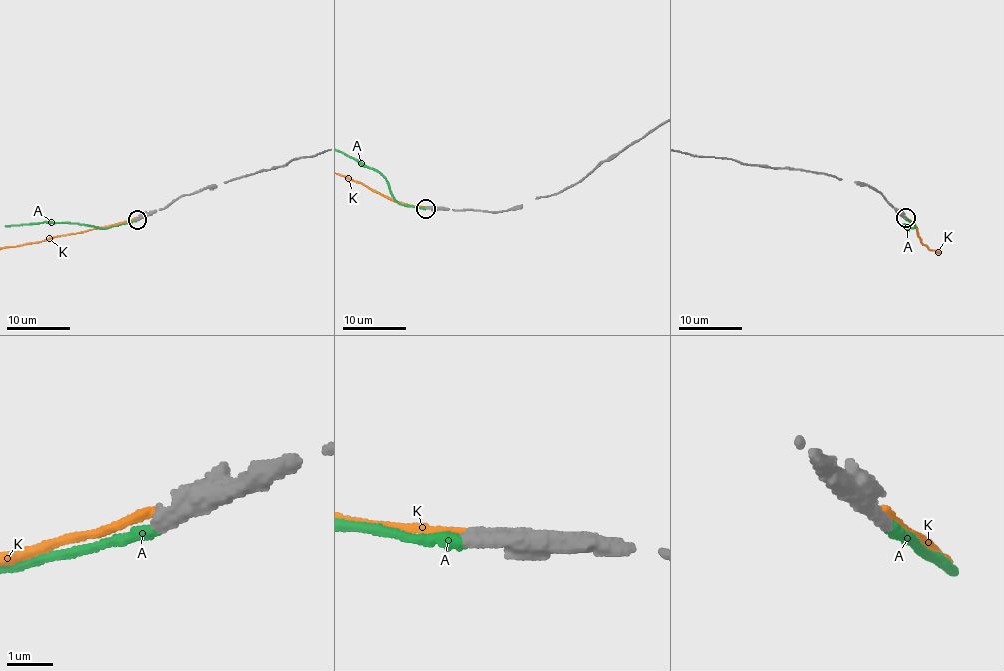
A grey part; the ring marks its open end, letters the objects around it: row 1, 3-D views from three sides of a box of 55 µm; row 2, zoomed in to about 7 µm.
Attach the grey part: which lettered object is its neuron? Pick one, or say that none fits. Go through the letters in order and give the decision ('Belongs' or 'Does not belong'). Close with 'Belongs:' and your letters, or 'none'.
A: Belongs
K: Does not belong
Belongs: A

